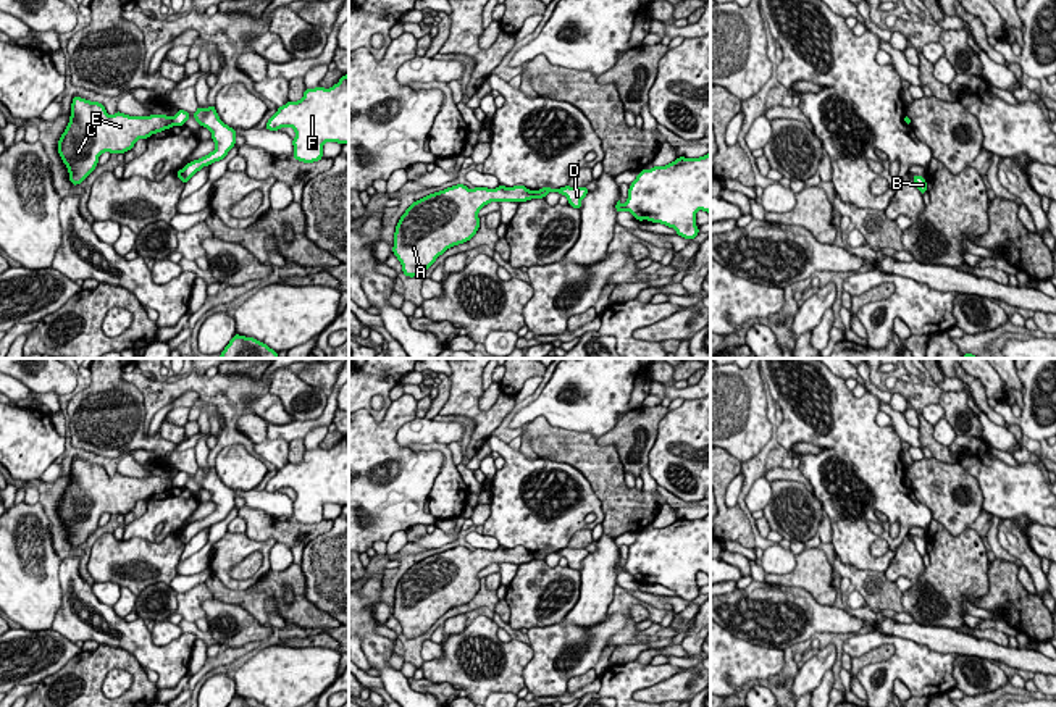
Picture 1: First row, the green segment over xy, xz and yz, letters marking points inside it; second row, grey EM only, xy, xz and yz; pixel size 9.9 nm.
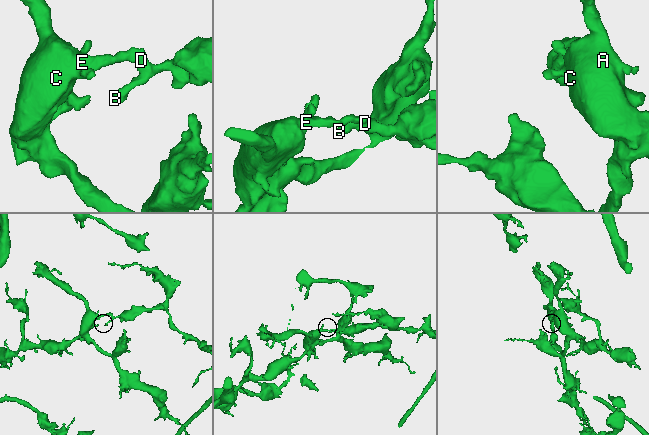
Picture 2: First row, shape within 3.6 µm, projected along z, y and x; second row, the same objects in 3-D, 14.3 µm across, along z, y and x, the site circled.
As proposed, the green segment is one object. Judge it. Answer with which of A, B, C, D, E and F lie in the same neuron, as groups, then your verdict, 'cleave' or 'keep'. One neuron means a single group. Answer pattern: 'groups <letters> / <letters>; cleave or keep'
groups A C E / B D F; cleave

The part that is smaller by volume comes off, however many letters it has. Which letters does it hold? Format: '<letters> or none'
B, D, F

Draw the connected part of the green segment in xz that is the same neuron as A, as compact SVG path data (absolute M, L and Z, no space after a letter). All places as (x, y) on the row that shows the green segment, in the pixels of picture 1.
M463 184L413 202L400 216L392 253L409 278L425 273L447 249L470 241L478 228L478 211L491 202L526 202L534 192L518 184L496 189Z

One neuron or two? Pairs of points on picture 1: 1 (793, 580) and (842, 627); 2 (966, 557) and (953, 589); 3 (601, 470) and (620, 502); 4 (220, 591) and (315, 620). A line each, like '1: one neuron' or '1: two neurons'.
1: two neurons
2: one neuron
3: one neuron
4: one neuron

